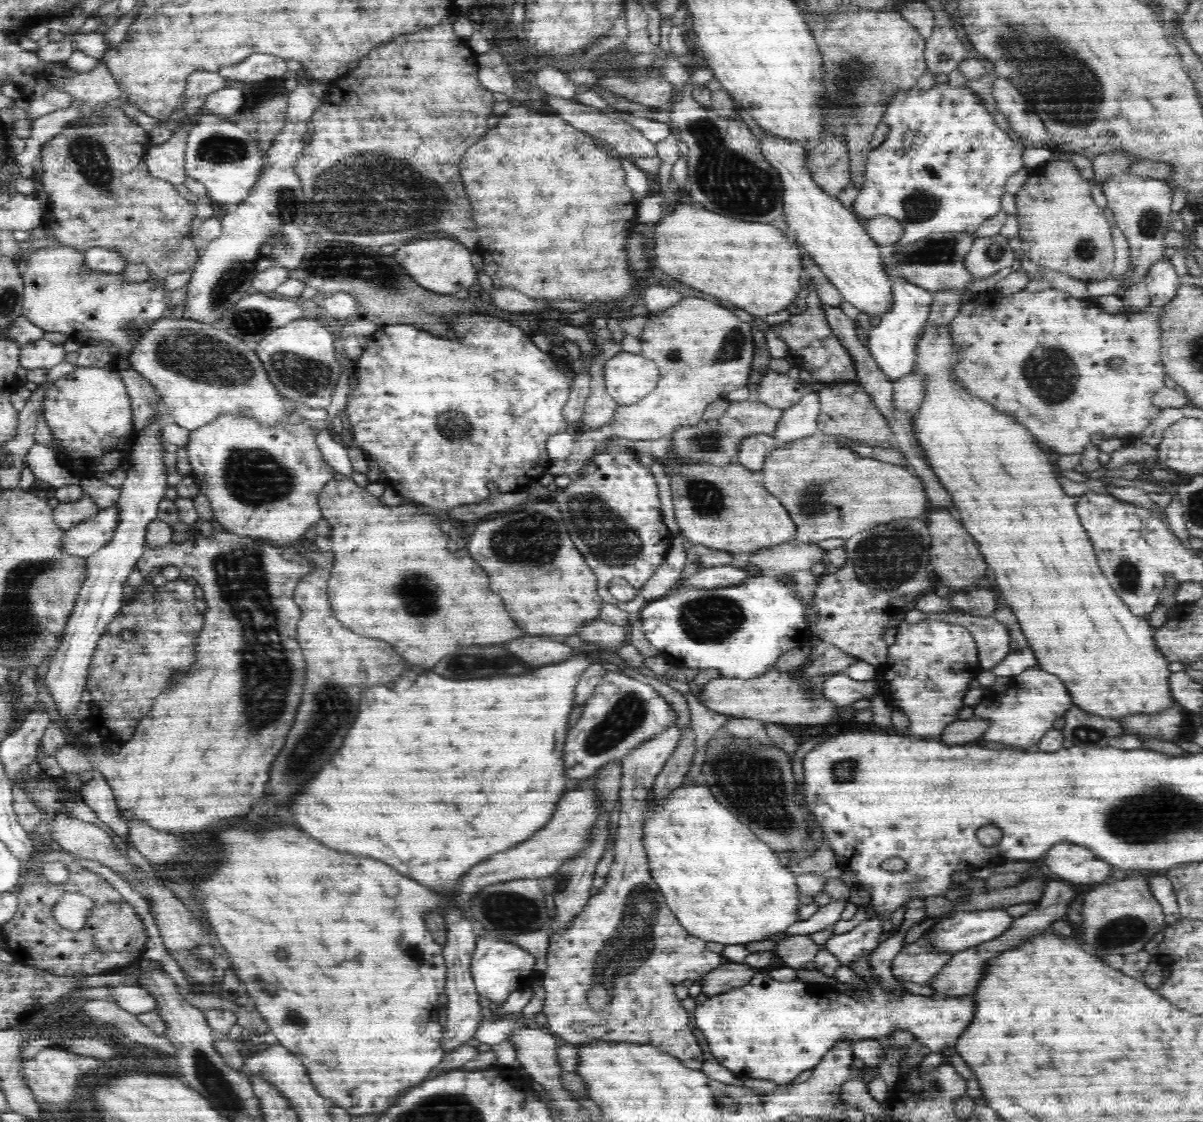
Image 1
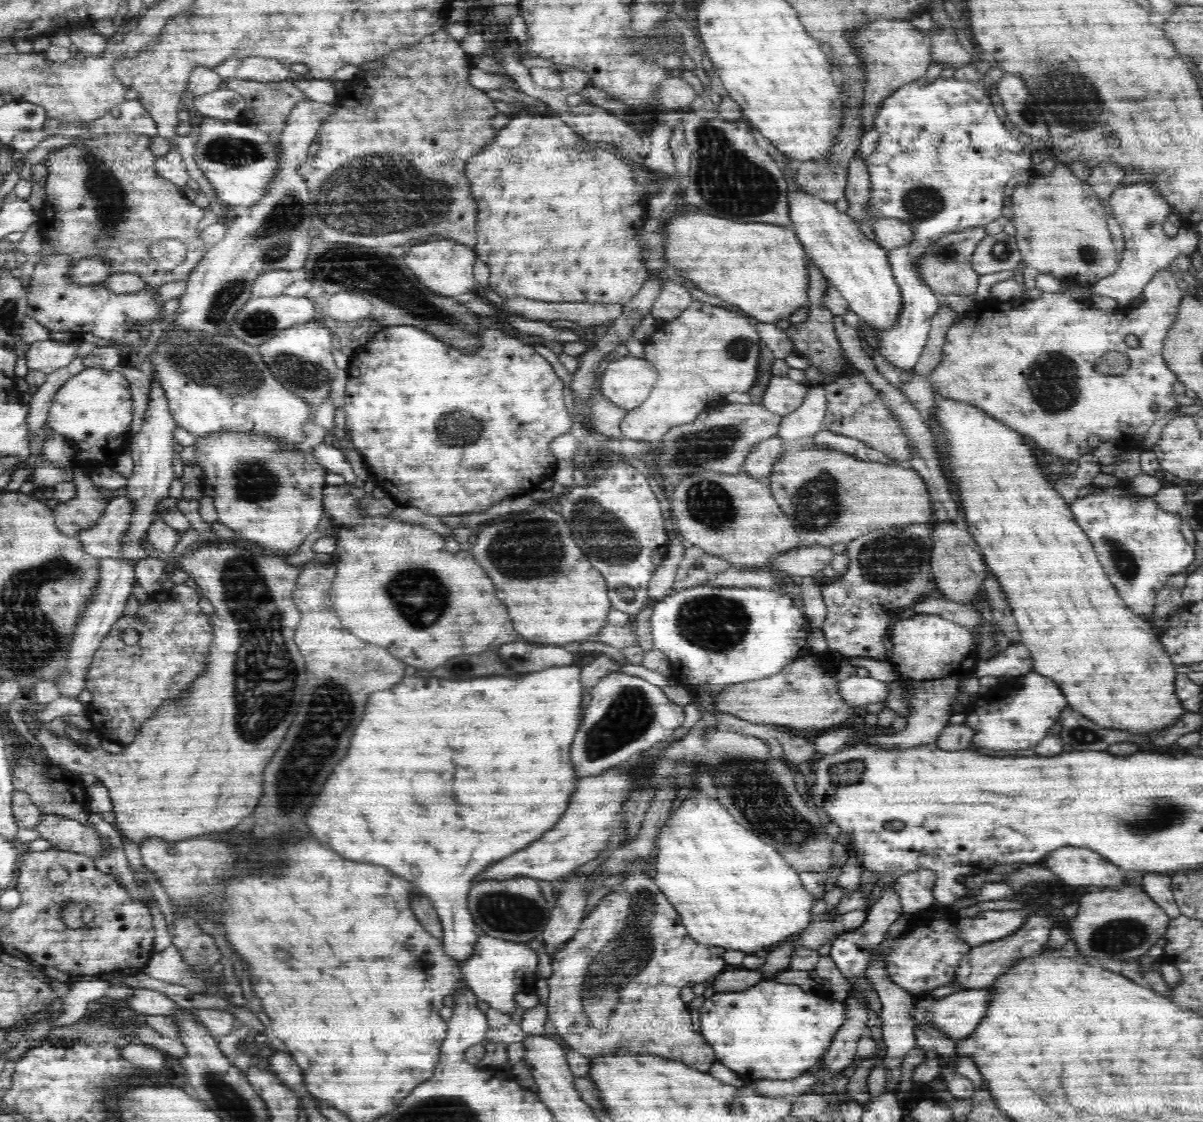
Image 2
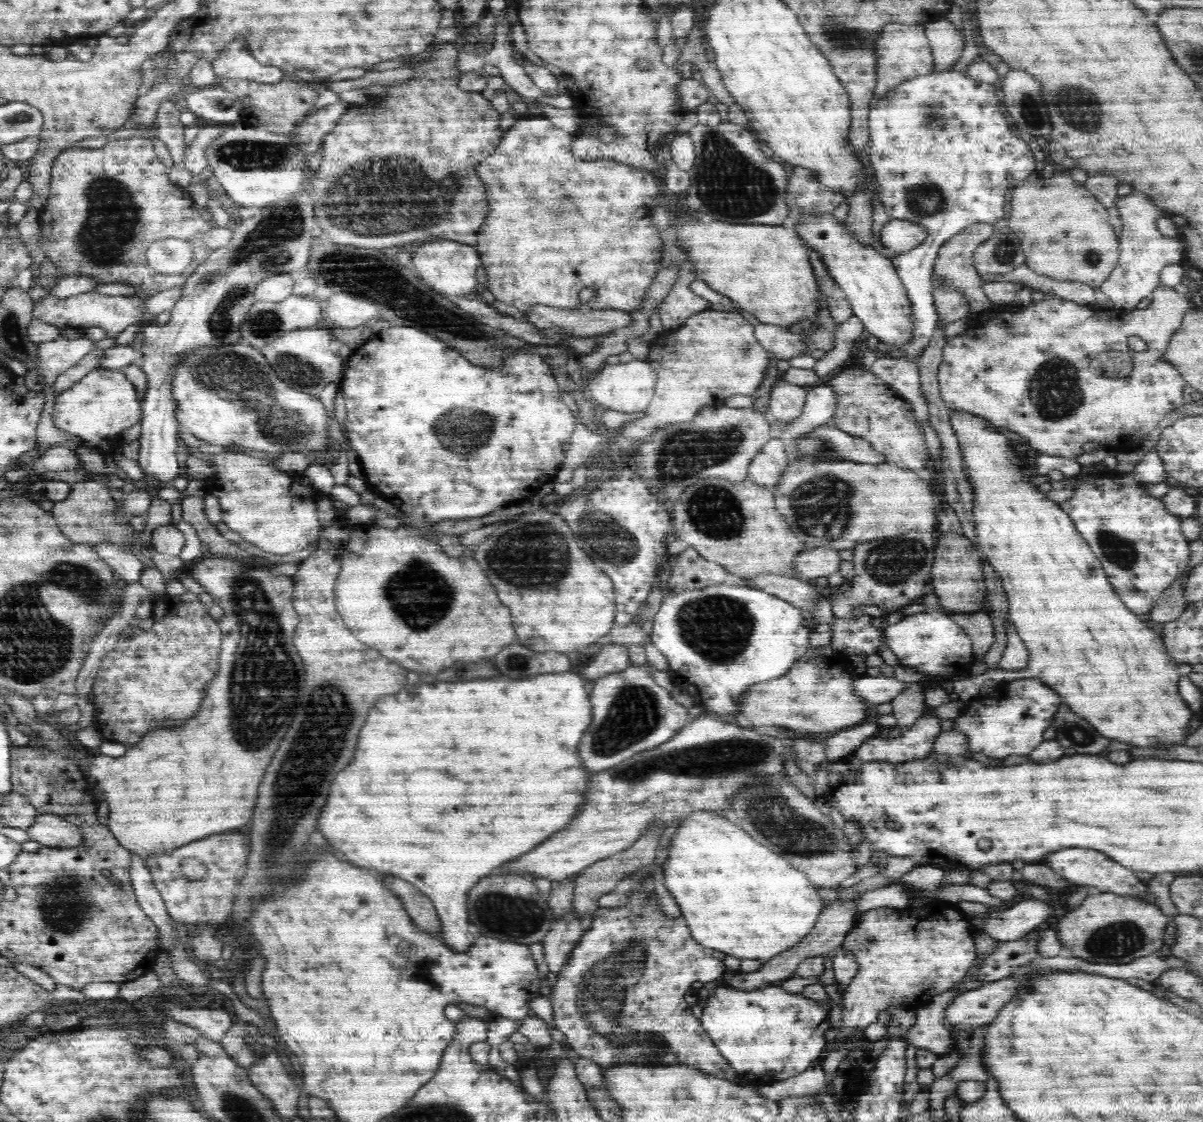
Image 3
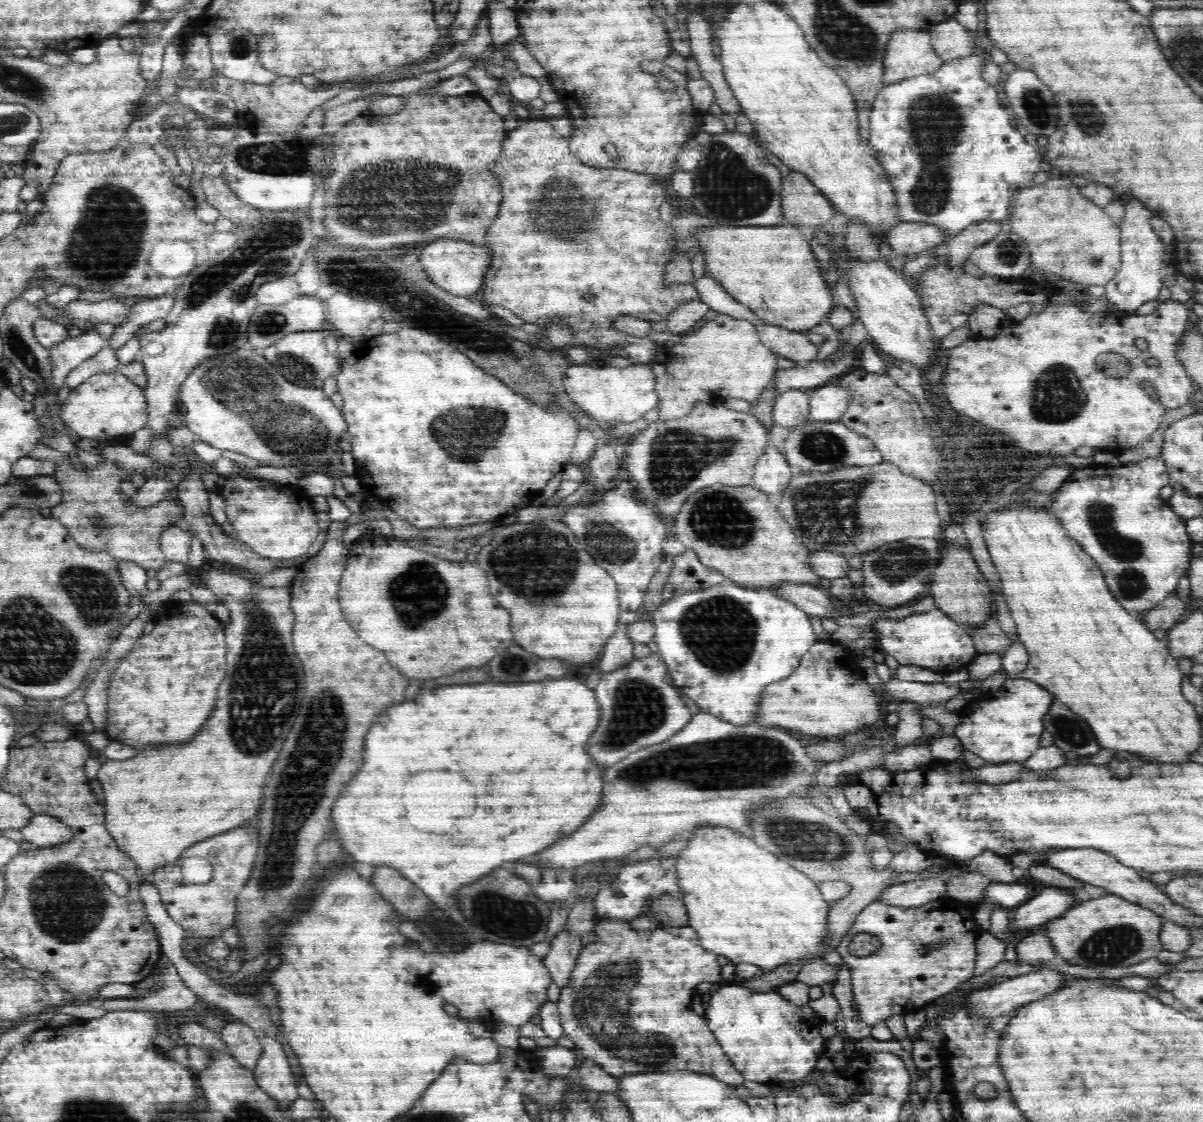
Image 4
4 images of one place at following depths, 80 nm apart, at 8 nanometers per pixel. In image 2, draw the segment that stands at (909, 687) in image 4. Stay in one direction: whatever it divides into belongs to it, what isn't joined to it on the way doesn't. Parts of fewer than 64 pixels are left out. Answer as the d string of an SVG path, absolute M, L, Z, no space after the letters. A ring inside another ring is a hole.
M871 675L851 676L842 680L840 694L848 704L854 704L854 706L858 706L858 710L861 710L861 707L866 704L884 703L890 694L890 683L876 680Z

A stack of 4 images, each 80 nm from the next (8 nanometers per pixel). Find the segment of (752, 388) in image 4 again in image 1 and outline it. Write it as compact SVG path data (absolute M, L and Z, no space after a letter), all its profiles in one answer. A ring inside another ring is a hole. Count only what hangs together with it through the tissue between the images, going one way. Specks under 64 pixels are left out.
M688 296L682 303L665 311L662 315L650 314L648 324L642 332L639 341L642 347L642 356L652 360L659 368L660 378L654 390L651 390L642 400L631 405L618 405L614 412L613 422L602 429L575 430L572 454L564 460L551 460L548 466L548 476L557 474L578 473L586 460L592 458L602 441L618 436L628 440L658 440L671 435L674 430L682 426L695 426L702 420L702 414L714 400L725 398L727 392L736 388L747 386L750 370L754 361L754 338L752 337L752 324L740 320L734 311L727 310L710 300Z

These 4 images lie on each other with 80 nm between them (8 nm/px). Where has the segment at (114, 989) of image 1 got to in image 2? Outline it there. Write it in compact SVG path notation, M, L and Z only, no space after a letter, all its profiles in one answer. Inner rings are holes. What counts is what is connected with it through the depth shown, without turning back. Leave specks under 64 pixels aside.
M136 988L134 994L126 1001L138 1014L178 1016L178 1005L170 997L158 991Z

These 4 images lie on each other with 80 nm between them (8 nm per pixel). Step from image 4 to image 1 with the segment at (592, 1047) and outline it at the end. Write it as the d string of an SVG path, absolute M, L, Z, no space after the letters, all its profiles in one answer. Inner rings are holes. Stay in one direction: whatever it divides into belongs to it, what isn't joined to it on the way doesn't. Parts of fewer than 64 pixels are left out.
M670 726L656 738L632 748L622 758L622 790L617 802L621 808L620 826L614 864L606 876L608 884L600 888L598 896L587 900L583 912L574 916L570 926L549 936L547 970L540 977L542 988L546 990L542 1010L547 1017L548 1030L561 1042L576 1046L591 1039L605 1039L606 1042L652 1044L690 1069L700 1070L704 1064L704 1052L692 1034L692 1019L682 1007L674 988L686 980L699 982L706 972L720 966L725 959L718 953L709 952L707 942L691 935L669 909L650 874L646 849L642 846L642 810L648 806L648 792L654 786L654 778L676 750L682 732L678 726Z

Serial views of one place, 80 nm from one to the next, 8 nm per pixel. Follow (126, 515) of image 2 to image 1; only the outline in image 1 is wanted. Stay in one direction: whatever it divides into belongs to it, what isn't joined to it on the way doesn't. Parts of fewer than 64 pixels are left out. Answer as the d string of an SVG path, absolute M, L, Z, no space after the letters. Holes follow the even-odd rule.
M118 503L100 509L96 516L64 530L62 549L64 553L88 558L100 546L106 546L112 540L114 530L118 528Z

